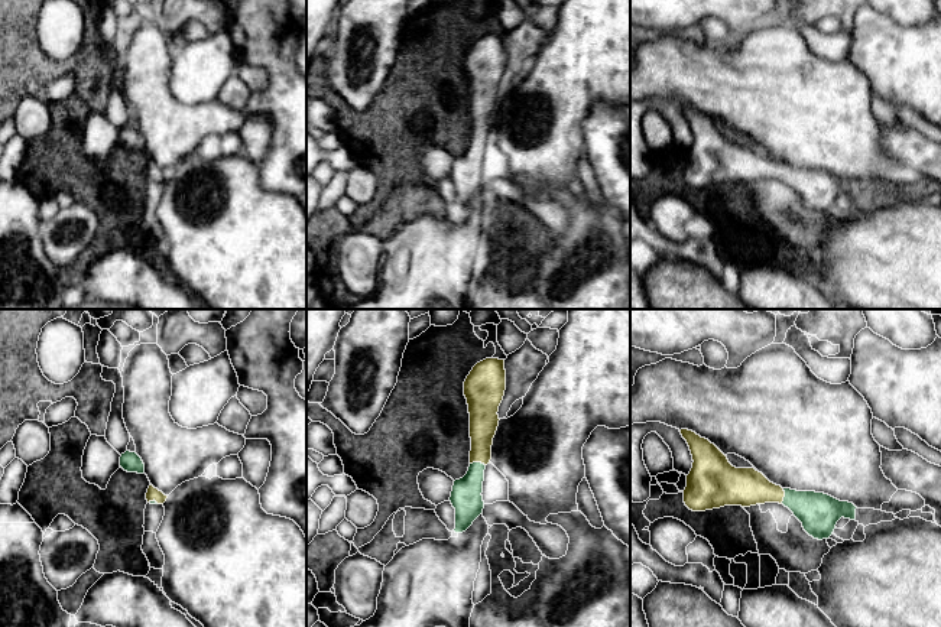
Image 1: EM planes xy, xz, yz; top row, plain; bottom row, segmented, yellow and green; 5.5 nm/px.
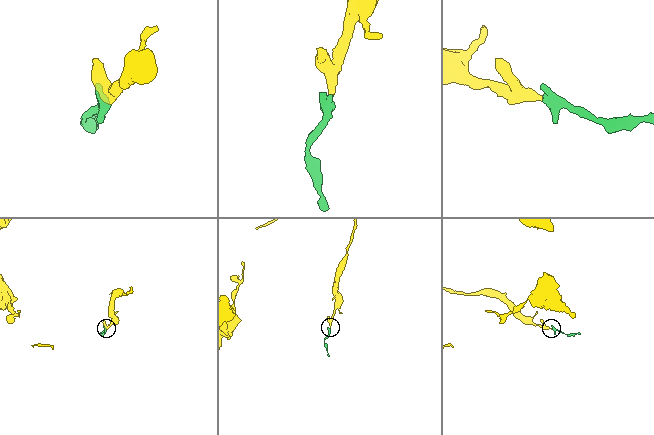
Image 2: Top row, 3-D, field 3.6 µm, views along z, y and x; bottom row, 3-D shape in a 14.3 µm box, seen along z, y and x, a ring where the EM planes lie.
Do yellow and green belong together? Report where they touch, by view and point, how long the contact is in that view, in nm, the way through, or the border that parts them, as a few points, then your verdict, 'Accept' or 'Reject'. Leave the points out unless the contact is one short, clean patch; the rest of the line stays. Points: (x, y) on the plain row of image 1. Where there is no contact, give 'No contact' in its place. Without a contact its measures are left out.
Touches yellow at xz (477, 137). Shared border 90 nm. Path across: xz (483, 94), (482, 127), (477, 137), (476, 150), (466, 174). Accept

